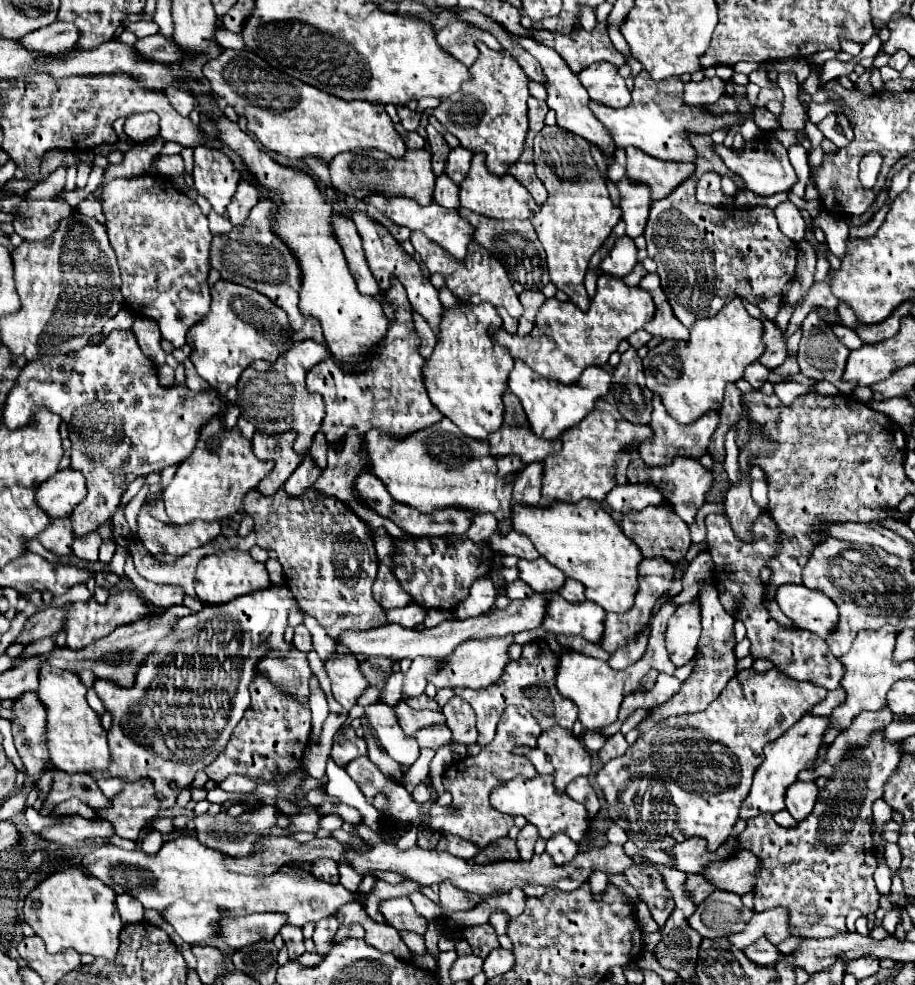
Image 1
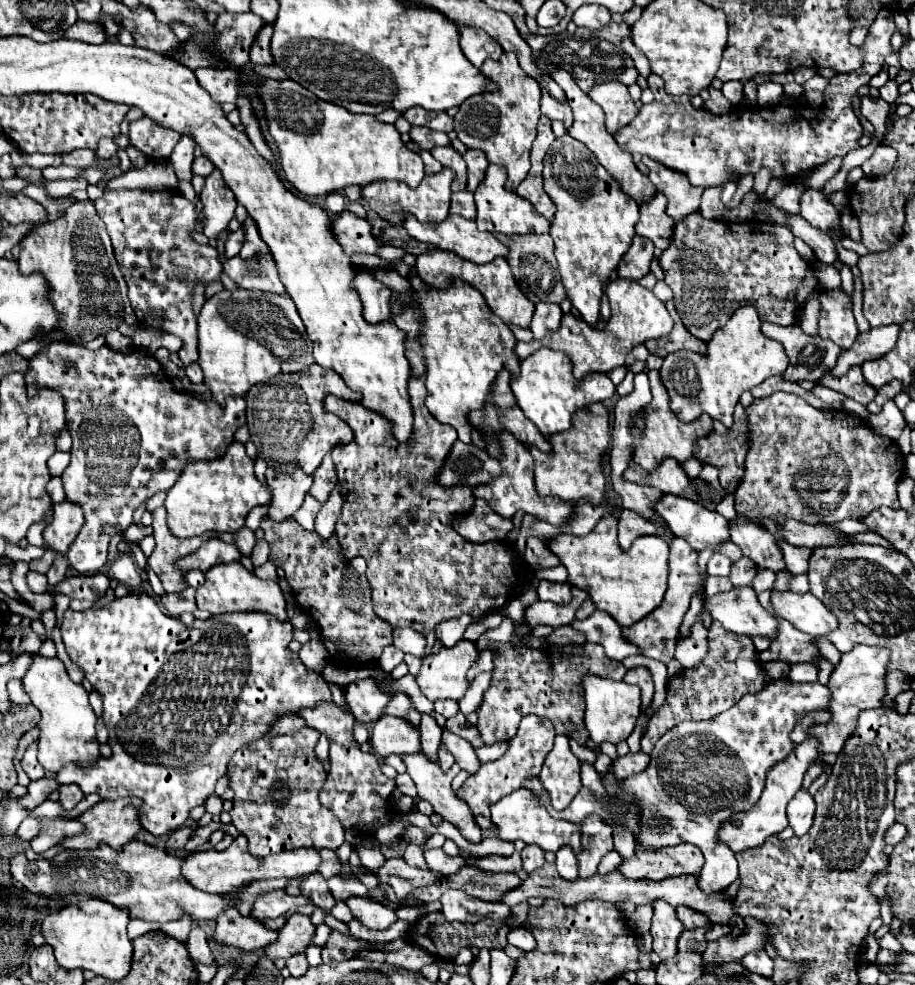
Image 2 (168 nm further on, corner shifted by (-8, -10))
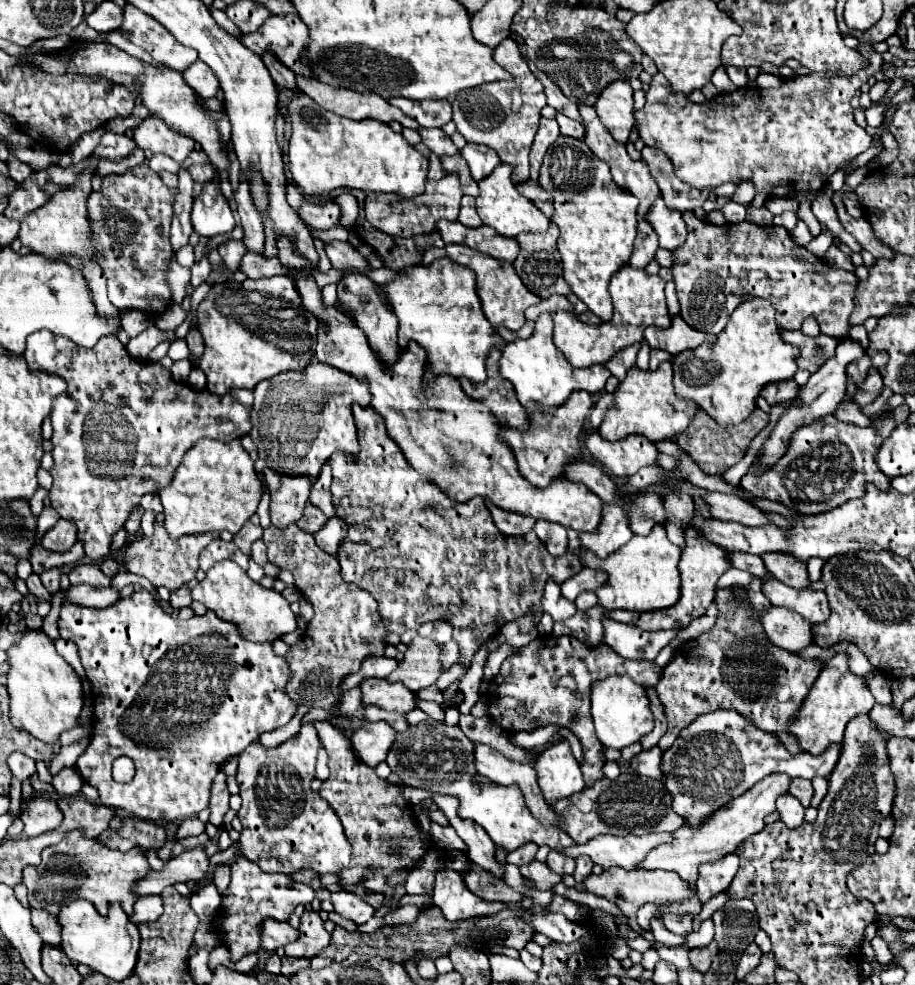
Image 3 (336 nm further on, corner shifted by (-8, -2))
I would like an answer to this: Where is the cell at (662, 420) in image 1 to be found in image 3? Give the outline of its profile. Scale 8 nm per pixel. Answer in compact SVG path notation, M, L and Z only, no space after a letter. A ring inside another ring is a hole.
M669 361L659 363L655 371L651 369L643 371L639 367L631 367L627 377L617 385L613 393L615 403L609 409L609 413L603 417L603 423L599 427L601 437L607 441L619 441L631 433L637 433L637 435L645 435L649 441L663 441L687 429L687 425L693 421L697 405L693 401L683 401L679 409L673 409L673 399L677 397L673 393L671 375L673 373Z

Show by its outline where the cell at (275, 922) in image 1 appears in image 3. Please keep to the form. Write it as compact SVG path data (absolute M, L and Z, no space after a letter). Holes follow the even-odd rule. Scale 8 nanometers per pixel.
M303 911L299 933L299 939L285 947L285 953L289 957L313 959L331 943L331 933L325 931L323 921L315 911Z

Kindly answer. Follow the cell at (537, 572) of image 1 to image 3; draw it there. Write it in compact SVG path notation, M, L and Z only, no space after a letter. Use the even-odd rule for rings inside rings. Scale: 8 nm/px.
M547 581L545 585L545 591L543 591L543 611L549 613L553 617L553 621L565 621L569 619L571 615L575 615L577 607L573 601L567 601L563 595L561 595L561 589L555 581Z

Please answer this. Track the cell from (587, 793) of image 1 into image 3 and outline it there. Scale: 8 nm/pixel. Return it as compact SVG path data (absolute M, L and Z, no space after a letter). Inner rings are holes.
M579 857L577 861L577 867L575 867L575 873L573 873L573 877L575 877L575 881L585 881L589 875L591 875L591 869L593 869L593 861L589 861L587 857Z

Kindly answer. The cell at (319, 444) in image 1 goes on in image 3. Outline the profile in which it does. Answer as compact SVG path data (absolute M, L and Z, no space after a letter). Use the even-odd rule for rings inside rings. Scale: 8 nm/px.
M325 463L319 479L311 487L309 503L315 505L317 509L321 509L327 517L333 517L335 515L335 507L331 503L331 465L329 463Z

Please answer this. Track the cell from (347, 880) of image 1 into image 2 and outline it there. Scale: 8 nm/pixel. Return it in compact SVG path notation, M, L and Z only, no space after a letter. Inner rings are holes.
M337 899L337 903L335 903L335 907L331 909L331 915L333 915L335 919L339 919L339 921L343 921L343 923L349 923L349 921L353 919L353 913L349 911L349 905L347 905L345 901L341 901L341 899Z

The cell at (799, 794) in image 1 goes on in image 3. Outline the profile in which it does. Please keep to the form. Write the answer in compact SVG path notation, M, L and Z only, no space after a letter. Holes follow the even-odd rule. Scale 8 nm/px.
M789 793L781 795L781 799L777 799L777 811L781 815L781 821L787 827L799 827L799 825L803 825L805 809L799 803L799 799L795 799L793 795L789 795Z

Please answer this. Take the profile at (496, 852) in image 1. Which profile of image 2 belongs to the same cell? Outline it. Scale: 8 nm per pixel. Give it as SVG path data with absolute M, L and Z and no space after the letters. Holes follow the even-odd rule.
M463 867L449 879L455 881L463 891L483 901L499 901L507 889L513 889L521 883L517 873L489 873L475 867Z

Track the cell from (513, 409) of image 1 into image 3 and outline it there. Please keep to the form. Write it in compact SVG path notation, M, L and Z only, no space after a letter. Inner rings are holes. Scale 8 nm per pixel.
M493 347L493 351L489 351L489 359L485 361L485 365L487 365L485 383L473 383L465 377L459 381L463 385L463 391L471 399L485 403L489 407L489 411L497 417L497 421L501 421L503 427L513 427L513 429L525 431L529 427L527 413L521 407L521 403L517 403L513 385L509 381L501 379L501 375L499 375L499 367L497 367L499 357L501 357L501 349Z

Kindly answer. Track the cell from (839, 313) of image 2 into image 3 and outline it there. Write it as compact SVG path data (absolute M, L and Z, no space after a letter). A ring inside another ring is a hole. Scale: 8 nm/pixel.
M691 211L683 213L683 219L687 223L689 235L687 241L673 251L679 263L671 267L671 271L675 277L677 297L681 303L681 317L693 329L717 335L725 329L729 315L737 305L741 305L749 297L761 297L767 299L777 309L777 323L781 329L801 329L807 317L815 317L821 333L827 333L835 339L849 335L851 327L847 319L853 311L853 291L857 285L857 277L853 273L823 263L821 259L811 255L805 247L799 247L791 239L789 231L783 229L781 233L779 231L781 227L757 227L749 221L719 227L697 219Z

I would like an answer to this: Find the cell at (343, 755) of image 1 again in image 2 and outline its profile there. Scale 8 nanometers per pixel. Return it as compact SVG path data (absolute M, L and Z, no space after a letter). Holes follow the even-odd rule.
M319 703L317 707L307 707L297 715L303 717L309 727L325 733L333 741L333 747L329 751L331 769L327 775L327 783L323 785L321 803L347 829L359 829L361 833L367 833L389 823L391 821L391 815L387 815L391 811L389 797L395 787L395 779L383 775L381 765L373 753L363 753L359 749L359 743L353 737L353 725L355 725L353 715L337 707L335 703Z

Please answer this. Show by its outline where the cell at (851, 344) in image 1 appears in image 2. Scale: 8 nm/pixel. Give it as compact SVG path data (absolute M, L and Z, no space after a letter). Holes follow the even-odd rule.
M763 323L761 329L767 337L779 341L785 347L785 353L789 357L789 367L783 373L783 379L787 381L807 379L807 381L817 383L817 379L827 369L835 367L843 351L829 339L803 333L799 325L781 327L773 323Z

